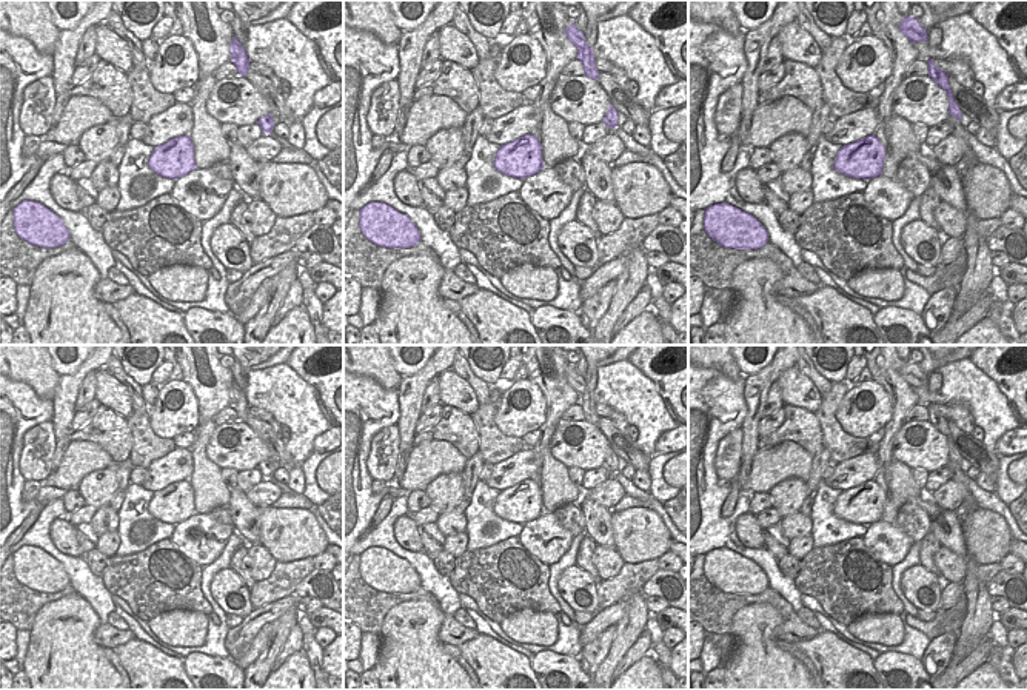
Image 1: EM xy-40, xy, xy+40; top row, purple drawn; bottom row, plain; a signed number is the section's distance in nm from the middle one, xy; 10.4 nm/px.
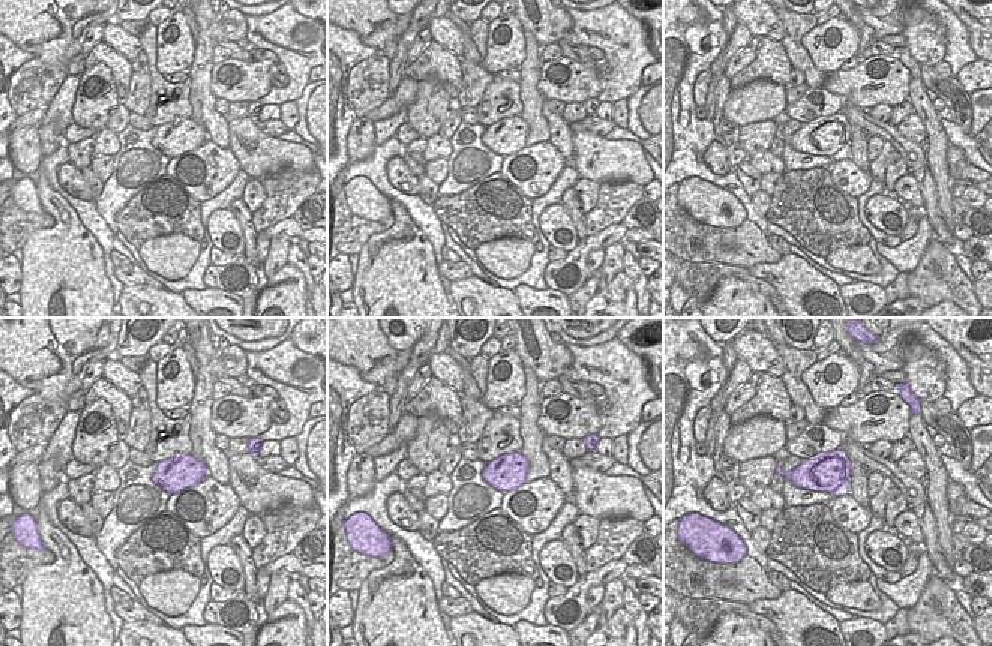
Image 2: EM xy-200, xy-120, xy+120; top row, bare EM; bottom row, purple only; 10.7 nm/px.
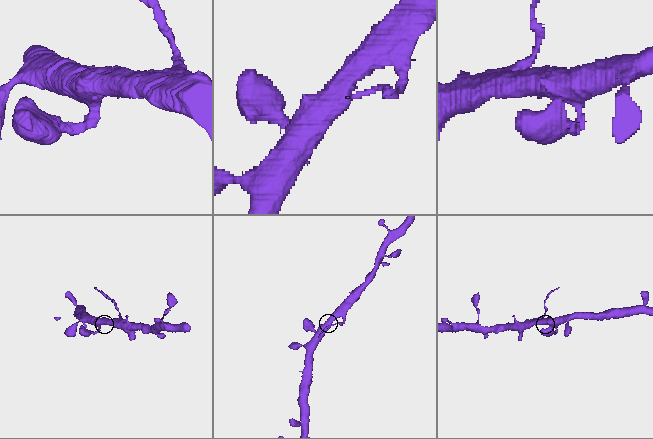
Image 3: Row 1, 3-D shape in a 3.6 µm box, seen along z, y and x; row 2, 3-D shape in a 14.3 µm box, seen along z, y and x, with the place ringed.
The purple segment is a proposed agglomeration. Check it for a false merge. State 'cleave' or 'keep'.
cleave

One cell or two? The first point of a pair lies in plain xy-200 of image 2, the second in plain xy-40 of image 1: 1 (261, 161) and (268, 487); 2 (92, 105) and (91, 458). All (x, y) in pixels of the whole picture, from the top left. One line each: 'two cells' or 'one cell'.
1: two cells
2: two cells

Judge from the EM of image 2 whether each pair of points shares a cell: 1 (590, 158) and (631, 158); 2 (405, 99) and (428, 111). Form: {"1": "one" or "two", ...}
{"1": "one", "2": "two"}

